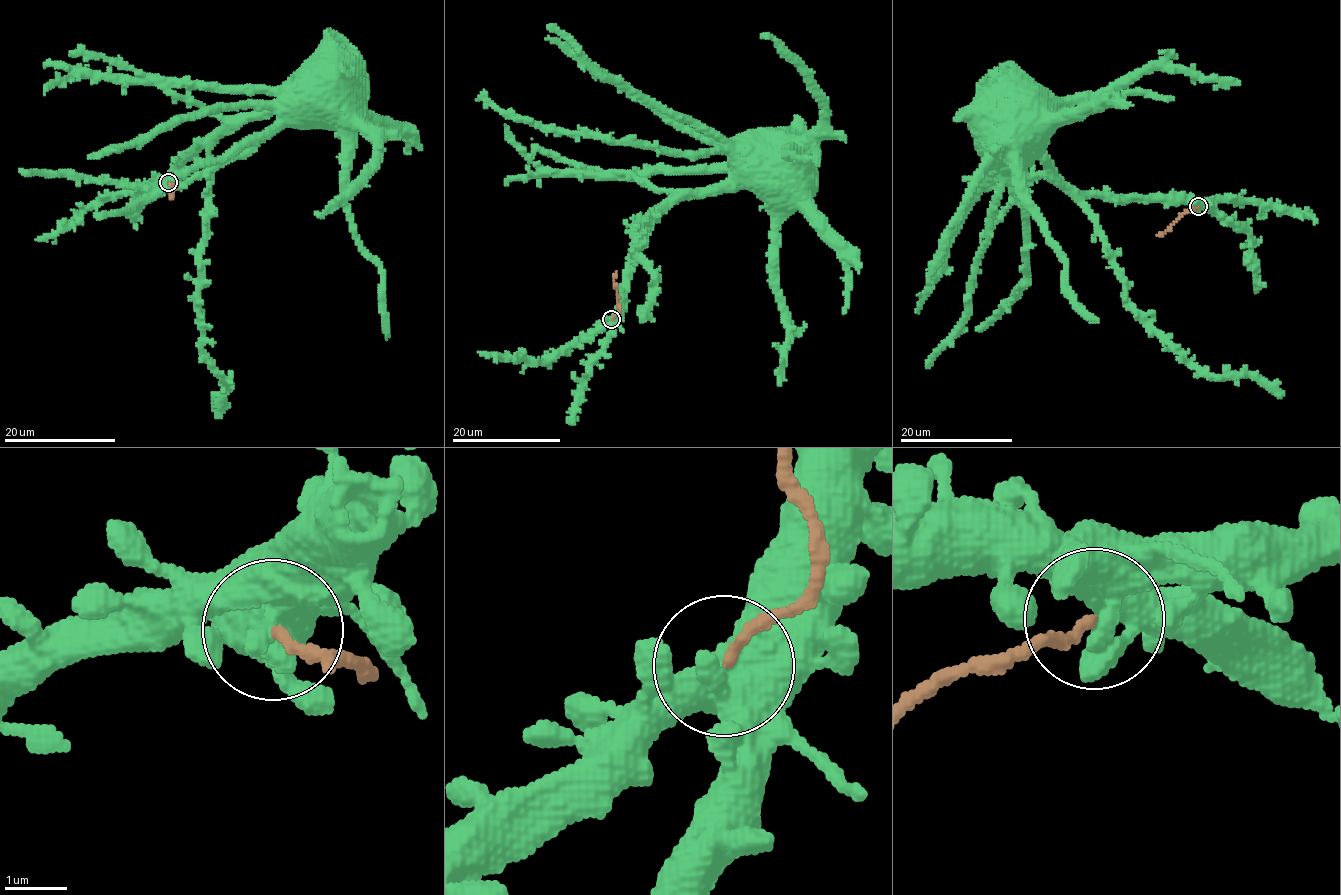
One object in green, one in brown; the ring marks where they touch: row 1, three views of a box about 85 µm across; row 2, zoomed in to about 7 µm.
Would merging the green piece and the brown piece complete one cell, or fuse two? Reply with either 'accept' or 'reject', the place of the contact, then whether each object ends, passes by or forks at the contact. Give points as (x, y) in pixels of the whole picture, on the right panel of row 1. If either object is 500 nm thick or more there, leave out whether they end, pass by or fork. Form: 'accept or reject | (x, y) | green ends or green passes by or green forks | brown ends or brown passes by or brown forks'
reject | (1198, 206)

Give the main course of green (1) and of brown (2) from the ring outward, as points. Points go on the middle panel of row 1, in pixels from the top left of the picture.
1: (612, 319), (643, 233), (672, 203), (730, 177), (731, 158), (544, 129), (477, 101)
2: (612, 319), (619, 310), (615, 270)

